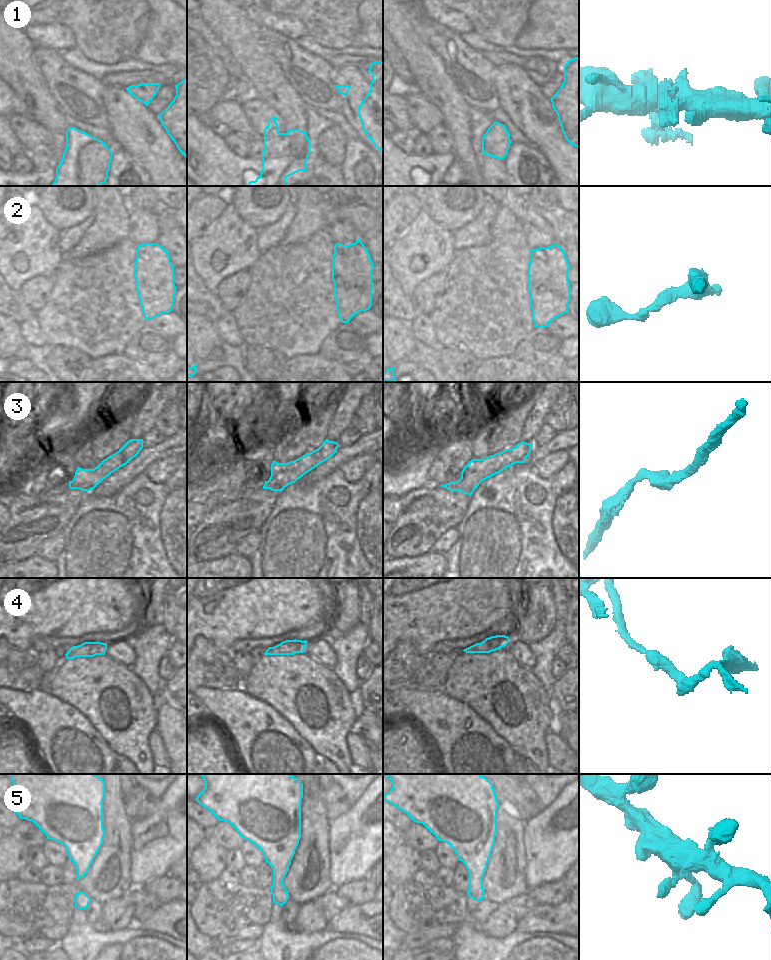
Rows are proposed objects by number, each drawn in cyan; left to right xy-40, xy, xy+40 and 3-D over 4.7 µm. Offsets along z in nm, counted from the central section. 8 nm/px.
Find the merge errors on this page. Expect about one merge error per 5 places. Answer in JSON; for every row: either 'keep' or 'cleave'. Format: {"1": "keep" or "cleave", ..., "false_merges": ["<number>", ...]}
{"1": "keep", "2": "keep", "3": "keep", "4": "keep", "5": "keep", "false_merges": []}

